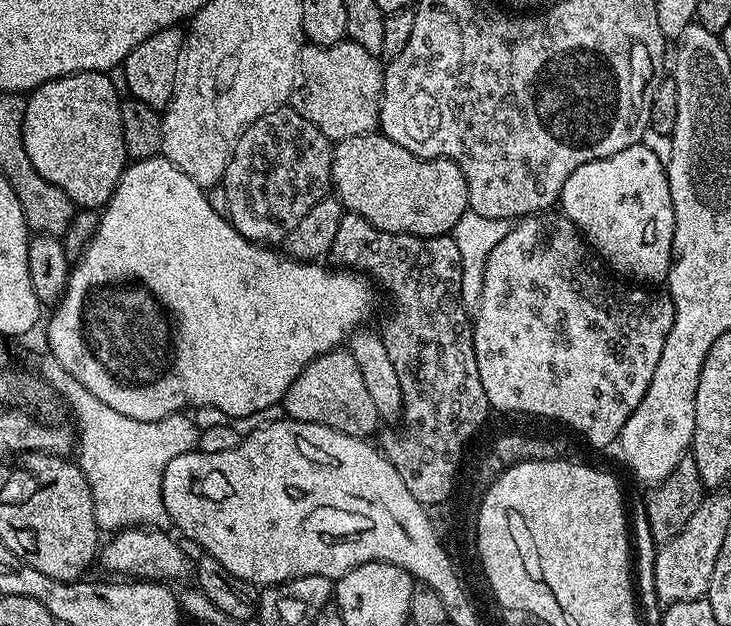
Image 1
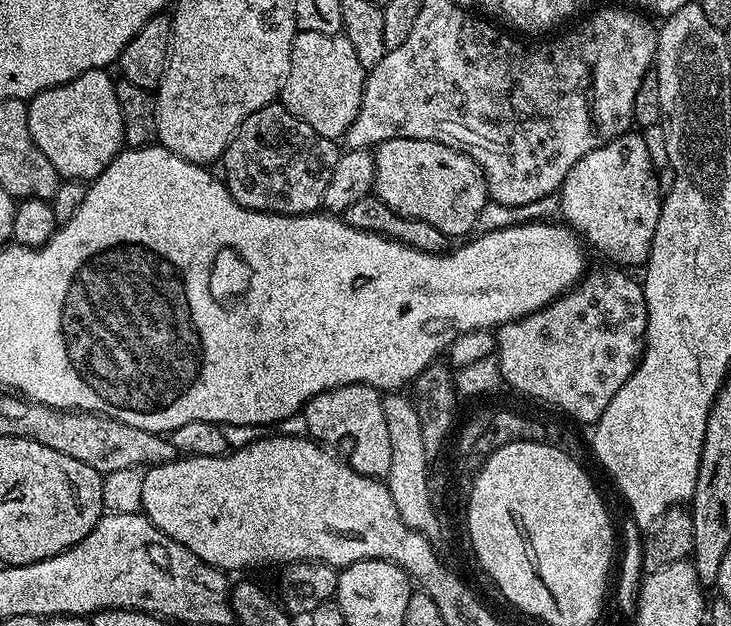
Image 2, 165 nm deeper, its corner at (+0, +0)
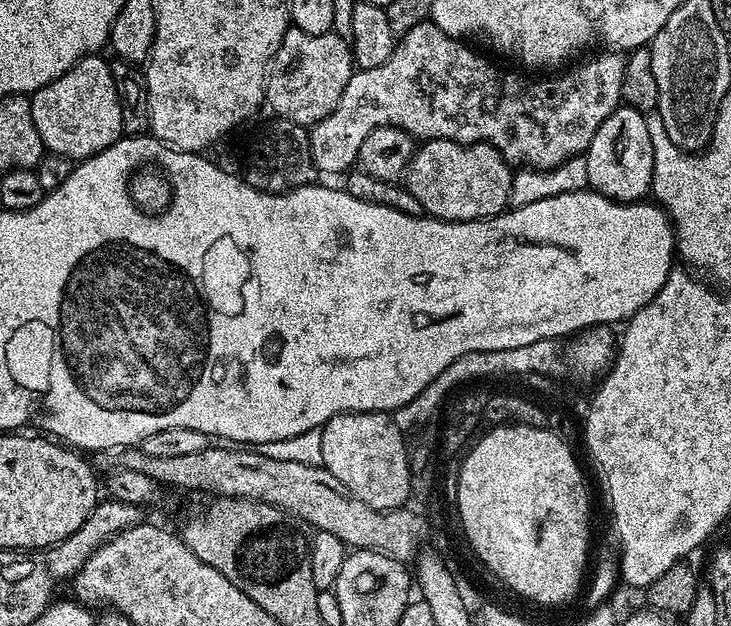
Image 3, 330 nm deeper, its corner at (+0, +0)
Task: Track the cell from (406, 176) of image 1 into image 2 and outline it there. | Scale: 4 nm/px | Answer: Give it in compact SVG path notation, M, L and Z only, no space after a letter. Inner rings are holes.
M390 138L386 142L375 145L372 157L374 158L372 186L375 196L382 202L386 202L390 210L406 218L422 218L422 222L430 222L430 226L442 230L442 234L450 238L464 235L467 237L476 228L478 214L482 214L482 206L490 202L484 171L480 169L478 162L474 162L474 158L459 152L457 148L451 148L433 140Z

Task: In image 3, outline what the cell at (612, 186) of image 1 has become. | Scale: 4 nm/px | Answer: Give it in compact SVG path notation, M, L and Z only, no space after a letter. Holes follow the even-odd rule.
M621 106L598 126L598 134L590 142L586 153L588 188L601 192L606 198L631 204L645 199L652 191L654 174L654 146L650 146L648 116L627 106Z

